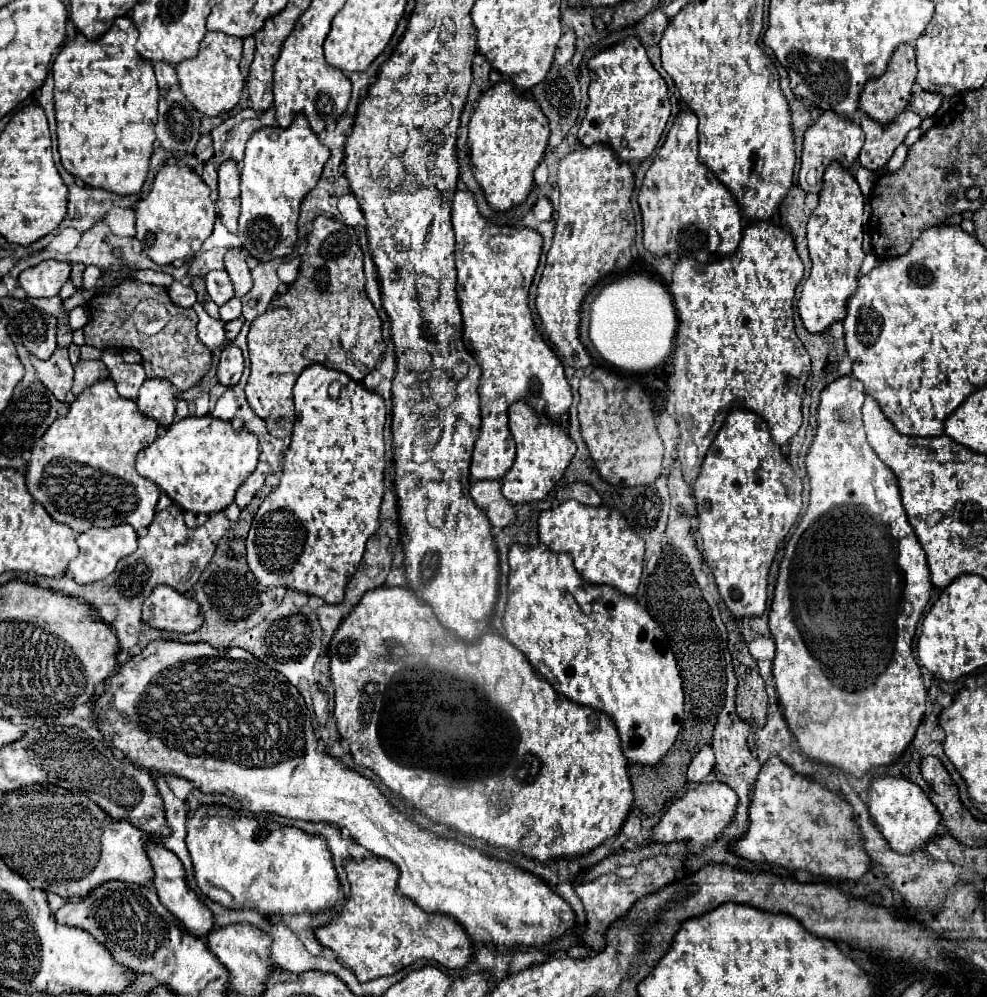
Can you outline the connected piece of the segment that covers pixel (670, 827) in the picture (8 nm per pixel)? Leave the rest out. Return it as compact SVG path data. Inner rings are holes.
M700 783L694 789L688 789L682 797L674 799L670 809L660 817L658 825L654 825L648 843L662 841L678 841L682 837L690 851L698 853L702 847L710 845L716 837L720 837L722 829L726 829L732 821L732 813L736 811L736 793L724 783Z

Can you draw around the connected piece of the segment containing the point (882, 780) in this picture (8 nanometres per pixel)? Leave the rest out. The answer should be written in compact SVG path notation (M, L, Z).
M874 777L868 789L866 805L874 825L880 829L888 845L892 845L892 849L896 849L898 853L912 853L912 849L920 849L934 837L936 827L940 825L938 809L924 795L924 791L906 777Z

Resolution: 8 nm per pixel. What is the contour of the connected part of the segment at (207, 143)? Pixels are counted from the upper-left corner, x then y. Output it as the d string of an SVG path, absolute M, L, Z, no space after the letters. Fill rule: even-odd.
M202 135L202 137L200 137L194 155L196 155L196 159L198 159L200 163L206 163L206 161L212 159L214 149L212 149L212 137L210 137L210 135Z

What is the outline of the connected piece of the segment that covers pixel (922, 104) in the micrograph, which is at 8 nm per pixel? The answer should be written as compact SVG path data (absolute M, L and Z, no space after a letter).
M916 91L912 93L912 99L910 99L910 109L916 111L922 119L926 117L932 117L938 107L942 103L942 97L938 93L930 93L930 91Z

